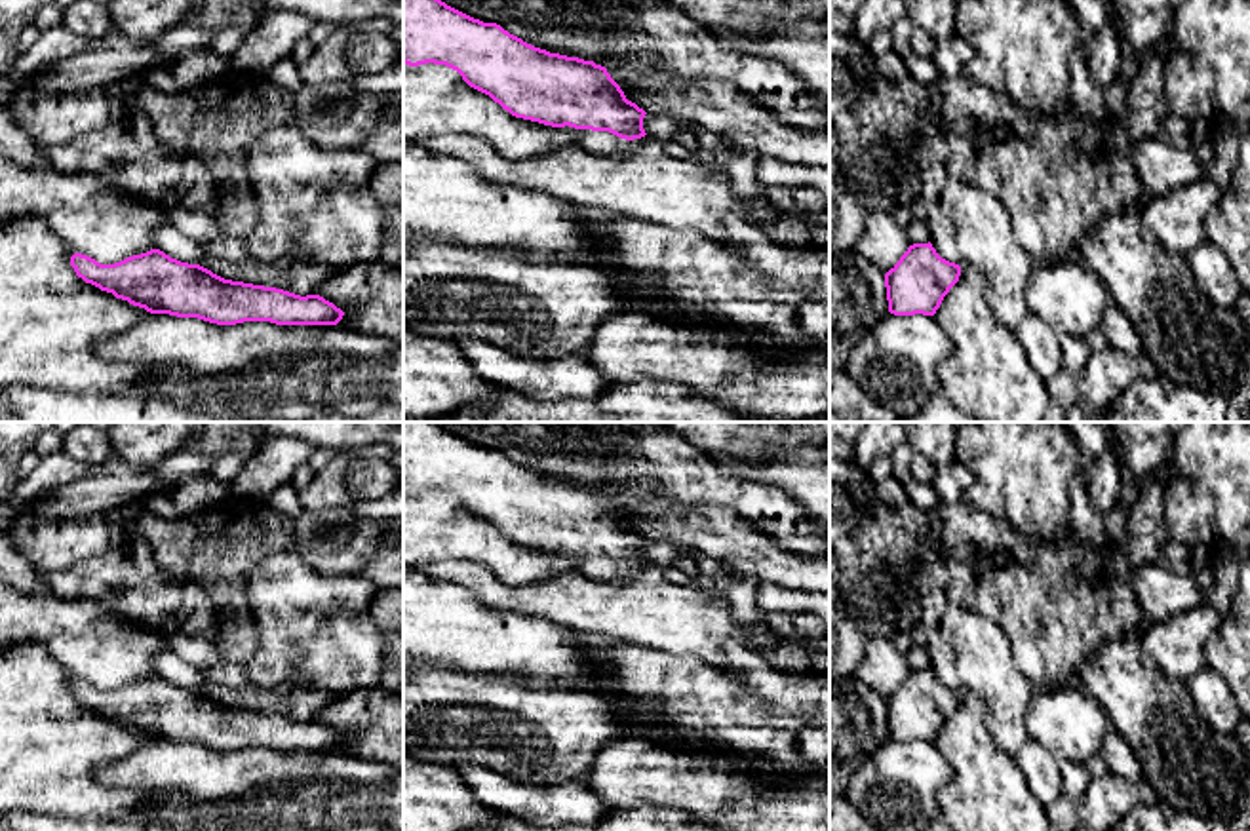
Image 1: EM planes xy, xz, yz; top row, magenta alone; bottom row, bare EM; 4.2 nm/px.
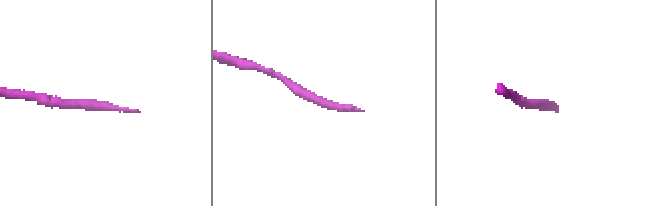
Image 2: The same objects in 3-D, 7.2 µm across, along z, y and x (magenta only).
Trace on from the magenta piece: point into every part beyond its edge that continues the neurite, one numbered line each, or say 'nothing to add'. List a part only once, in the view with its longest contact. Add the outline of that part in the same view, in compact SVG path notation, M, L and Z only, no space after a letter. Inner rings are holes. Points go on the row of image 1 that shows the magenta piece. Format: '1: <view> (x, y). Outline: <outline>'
1: xz (604, 143). Outline: M569 126L559 129L567 131L575 145L594 154L626 158L632 152L630 141L624 141L609 131L575 129Z

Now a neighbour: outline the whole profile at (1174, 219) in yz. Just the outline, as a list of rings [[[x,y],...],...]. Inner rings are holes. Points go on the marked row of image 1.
[[[1204,173],[1138,205],[1142,228],[1166,251],[1189,255],[1206,242],[1202,221],[1220,198],[1221,188]]]

